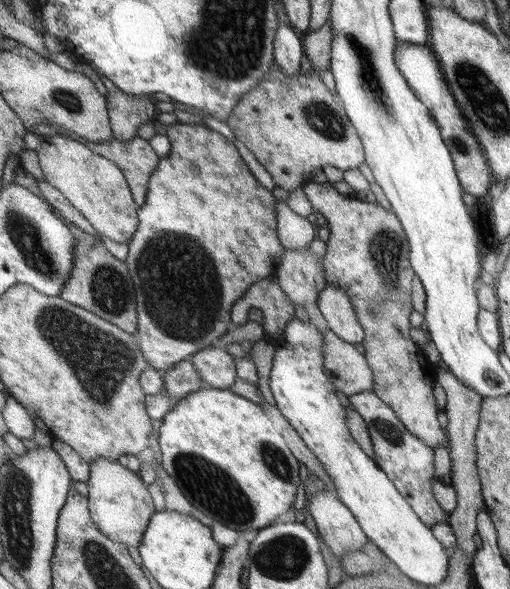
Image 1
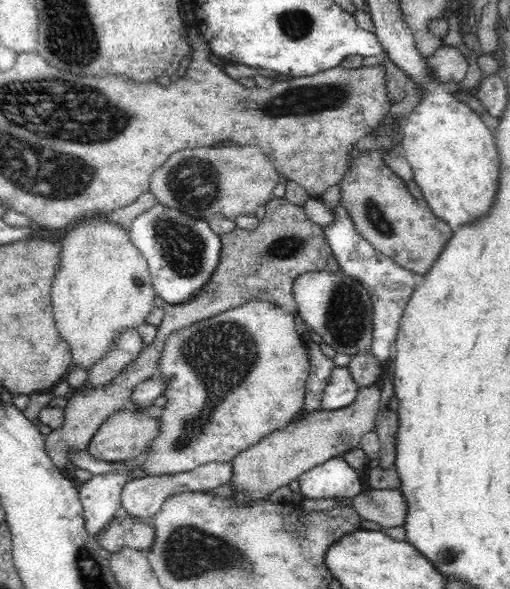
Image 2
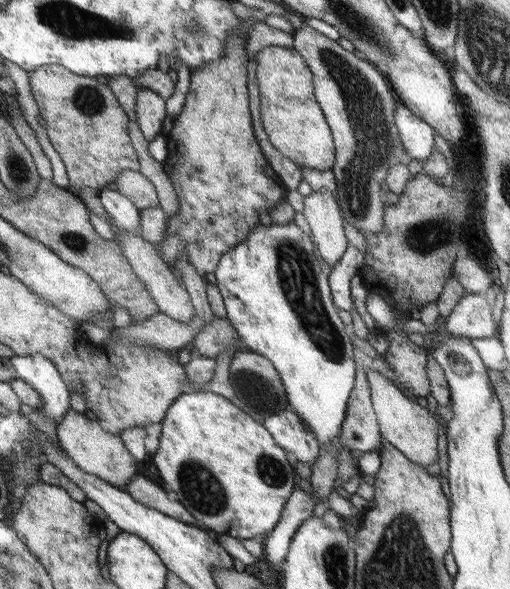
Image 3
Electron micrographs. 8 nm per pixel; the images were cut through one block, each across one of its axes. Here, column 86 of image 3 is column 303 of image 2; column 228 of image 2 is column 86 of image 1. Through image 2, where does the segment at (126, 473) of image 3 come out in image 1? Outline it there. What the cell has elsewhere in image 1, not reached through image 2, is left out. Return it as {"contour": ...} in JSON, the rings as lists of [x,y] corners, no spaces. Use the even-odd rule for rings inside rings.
{"contour":[[[95,457],[88,465],[86,498],[89,500],[89,513],[94,525],[109,540],[120,542],[126,547],[136,547],[142,540],[147,520],[153,516],[153,504],[143,482],[135,476],[135,471],[127,470],[117,461]]]}

